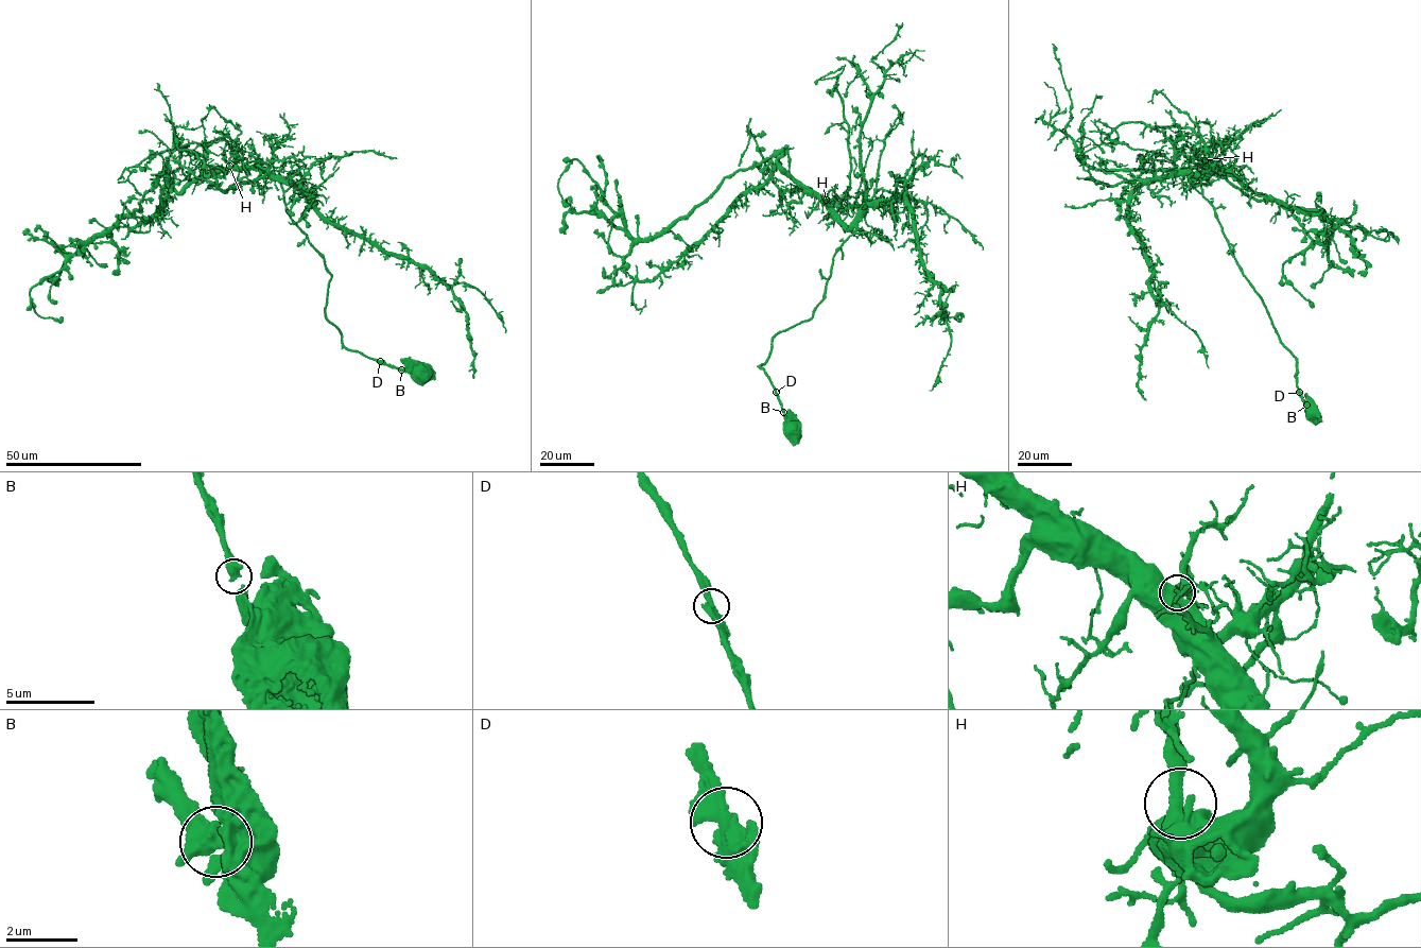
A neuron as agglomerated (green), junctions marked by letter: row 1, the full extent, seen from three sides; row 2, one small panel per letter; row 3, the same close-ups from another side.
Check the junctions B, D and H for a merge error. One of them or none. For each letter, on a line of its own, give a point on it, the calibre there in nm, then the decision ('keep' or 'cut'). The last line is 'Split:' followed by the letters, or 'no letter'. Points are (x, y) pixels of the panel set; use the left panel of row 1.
B: at (401, 369); 480 nm thick; keep
D: at (380, 361); 500 nm thick; keep
H: at (229, 166); 550 nm thick; keep
Split: no letter

